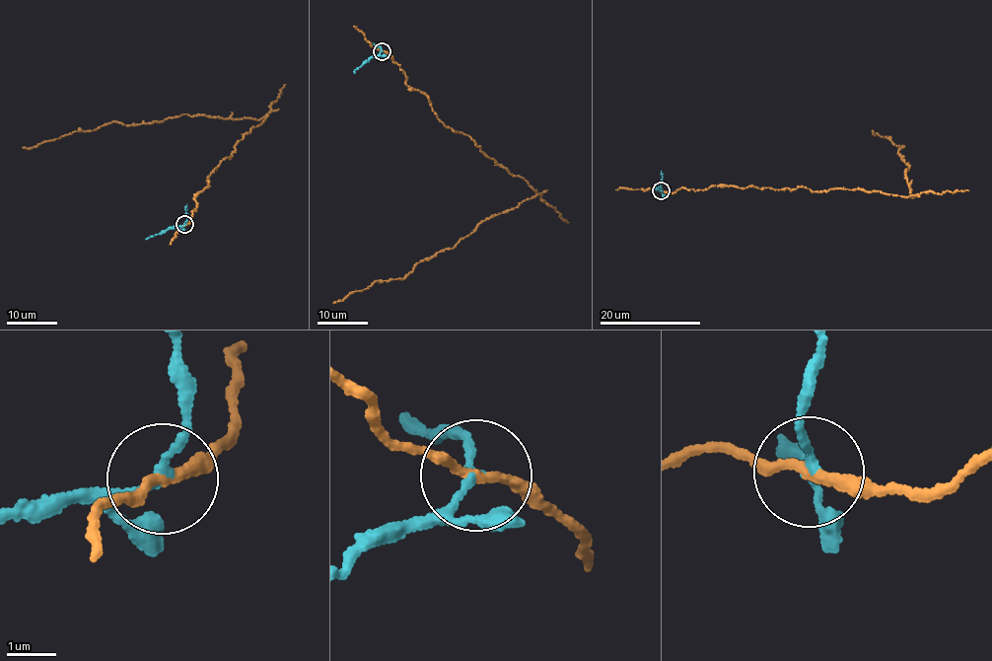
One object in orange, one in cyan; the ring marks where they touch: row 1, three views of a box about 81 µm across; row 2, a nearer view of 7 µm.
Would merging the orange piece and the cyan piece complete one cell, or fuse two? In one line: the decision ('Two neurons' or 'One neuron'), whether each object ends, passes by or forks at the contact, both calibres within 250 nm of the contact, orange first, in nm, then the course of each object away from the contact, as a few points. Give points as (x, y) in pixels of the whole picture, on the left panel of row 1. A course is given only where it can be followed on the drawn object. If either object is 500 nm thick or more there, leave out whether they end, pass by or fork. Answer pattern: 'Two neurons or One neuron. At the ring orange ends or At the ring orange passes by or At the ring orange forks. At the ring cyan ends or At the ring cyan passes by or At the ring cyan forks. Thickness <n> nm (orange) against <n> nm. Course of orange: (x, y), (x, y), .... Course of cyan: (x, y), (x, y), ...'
Two neurons. At the ring orange passes by. At the ring cyan passes by. Thickness 170 nm (orange) against 150 nm. Course of orange: (184, 224), (207, 177), (265, 115), (114, 122), (23, 147). Course of cyan: (184, 224), (145, 239)

